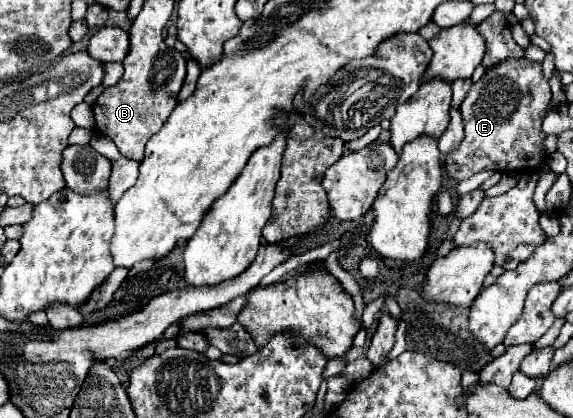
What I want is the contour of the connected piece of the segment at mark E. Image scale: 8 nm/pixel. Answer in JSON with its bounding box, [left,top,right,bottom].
[444,57,550,181]

